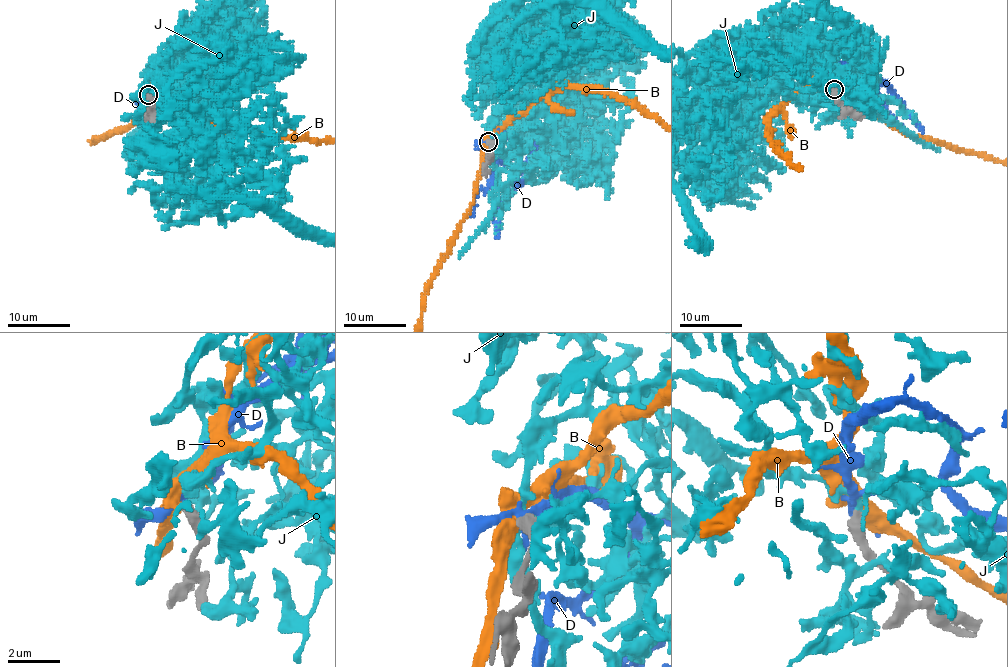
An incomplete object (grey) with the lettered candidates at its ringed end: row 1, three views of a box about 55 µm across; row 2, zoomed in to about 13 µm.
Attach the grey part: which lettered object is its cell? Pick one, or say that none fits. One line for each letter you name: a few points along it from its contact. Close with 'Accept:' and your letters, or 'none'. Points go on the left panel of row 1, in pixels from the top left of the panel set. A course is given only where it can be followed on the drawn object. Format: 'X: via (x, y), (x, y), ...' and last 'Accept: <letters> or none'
Accept: J

